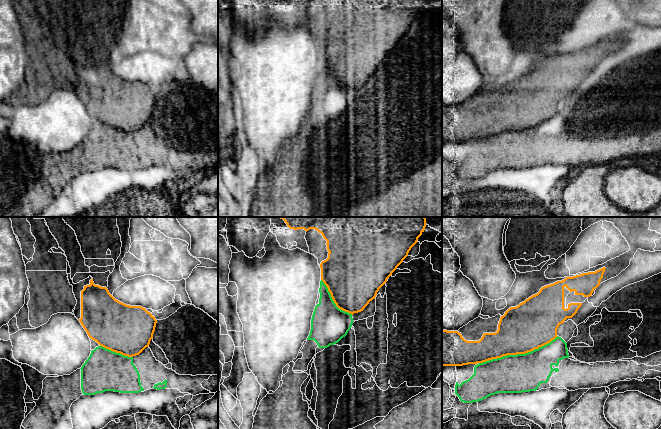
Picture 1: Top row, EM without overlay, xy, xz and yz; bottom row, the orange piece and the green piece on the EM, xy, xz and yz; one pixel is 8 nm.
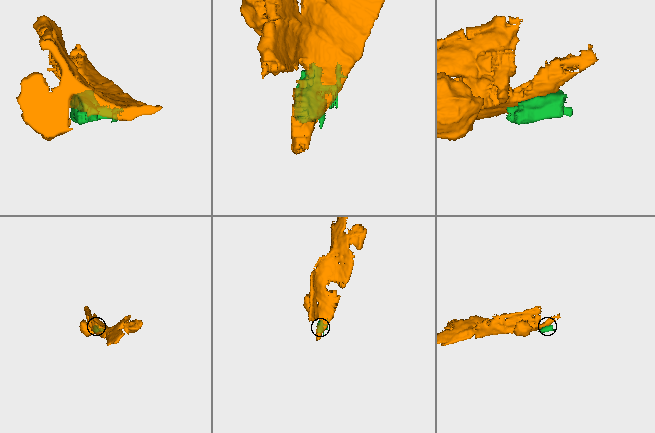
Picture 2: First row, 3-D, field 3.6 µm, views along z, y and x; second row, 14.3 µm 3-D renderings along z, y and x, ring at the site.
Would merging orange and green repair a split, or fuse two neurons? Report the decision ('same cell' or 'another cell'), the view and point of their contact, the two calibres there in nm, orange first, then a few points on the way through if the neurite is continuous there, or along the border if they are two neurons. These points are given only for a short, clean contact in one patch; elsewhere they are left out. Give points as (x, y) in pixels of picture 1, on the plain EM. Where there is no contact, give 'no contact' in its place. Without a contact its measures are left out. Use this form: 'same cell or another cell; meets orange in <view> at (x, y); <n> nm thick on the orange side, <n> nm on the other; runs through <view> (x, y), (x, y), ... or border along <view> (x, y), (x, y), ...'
another cell; meets orange in yz at (518, 129); 380 nm thick on the orange side, 300 nm on the other

